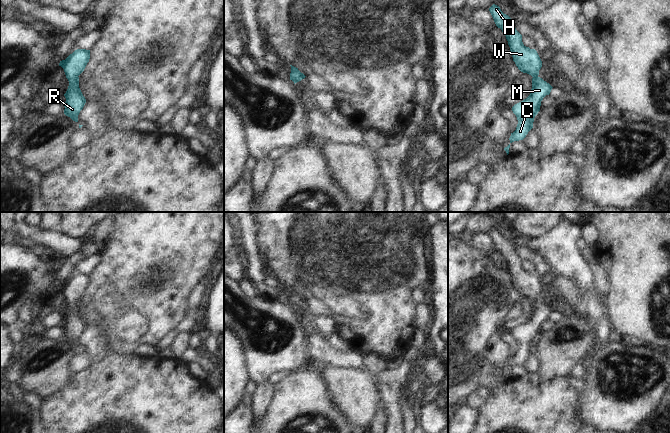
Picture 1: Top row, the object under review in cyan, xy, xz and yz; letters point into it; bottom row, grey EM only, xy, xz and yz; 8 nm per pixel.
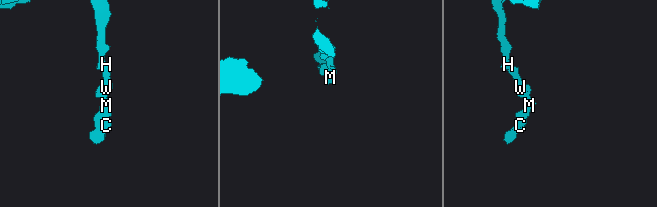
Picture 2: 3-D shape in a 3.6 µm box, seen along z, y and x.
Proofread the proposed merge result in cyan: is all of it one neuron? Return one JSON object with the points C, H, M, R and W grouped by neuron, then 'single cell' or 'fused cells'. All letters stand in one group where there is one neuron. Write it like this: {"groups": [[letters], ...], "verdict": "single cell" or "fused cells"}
{"groups": [["C", "H", "M", "R", "W"]], "verdict": "single cell"}

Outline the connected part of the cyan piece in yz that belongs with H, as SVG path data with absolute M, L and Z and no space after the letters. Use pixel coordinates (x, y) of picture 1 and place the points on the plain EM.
M495 228L489 232L489 235L496 250L506 260L513 285L518 293L533 301L530 319L512 331L518 348L509 362L511 368L514 365L523 364L533 352L534 342L540 335L541 325L550 318L553 311L538 300L542 285L535 273L530 273L523 268L522 259L516 254L514 245Z

